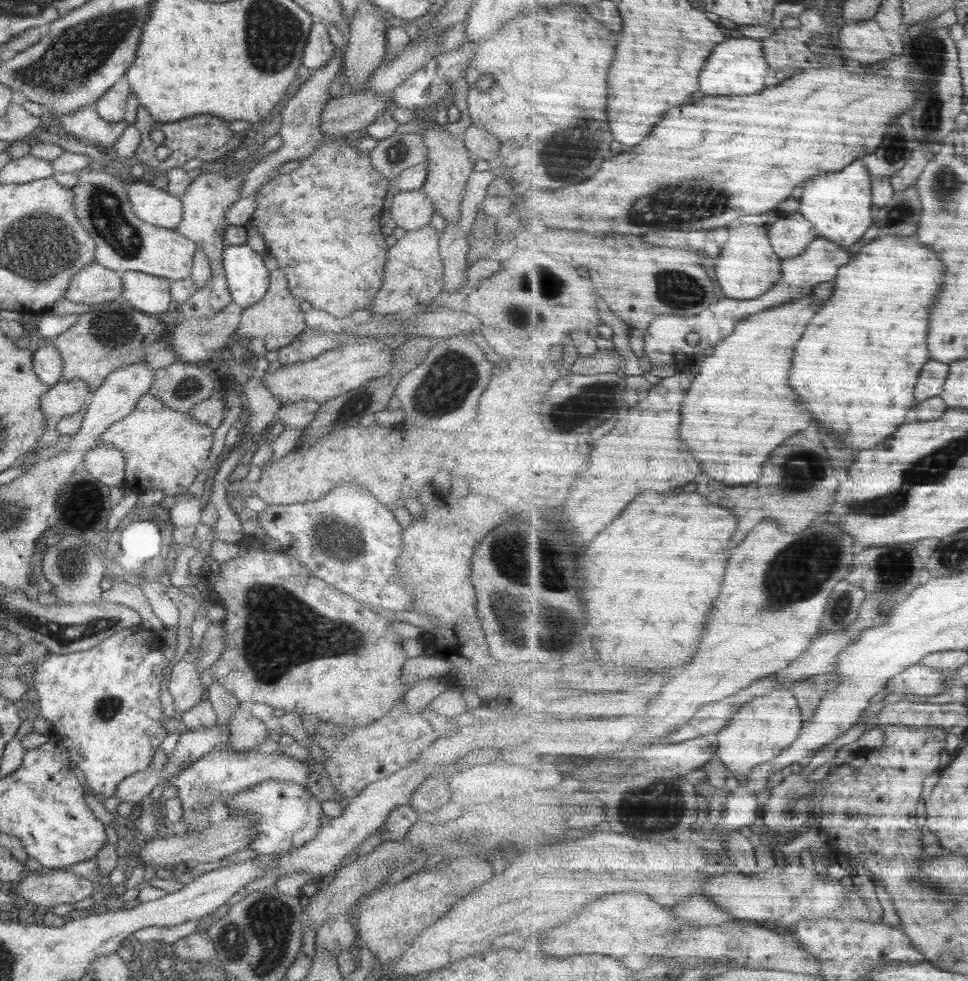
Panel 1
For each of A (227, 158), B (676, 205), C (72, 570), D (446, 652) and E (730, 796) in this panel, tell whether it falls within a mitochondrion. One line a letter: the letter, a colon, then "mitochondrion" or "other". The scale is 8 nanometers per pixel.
A: other
B: mitochondrion
C: mitochondrion
D: other
E: other

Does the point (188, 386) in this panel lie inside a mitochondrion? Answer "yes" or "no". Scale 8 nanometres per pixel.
yes

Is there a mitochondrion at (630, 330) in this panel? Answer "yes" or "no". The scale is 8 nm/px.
no

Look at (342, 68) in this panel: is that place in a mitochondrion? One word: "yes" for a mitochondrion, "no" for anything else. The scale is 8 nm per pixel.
no

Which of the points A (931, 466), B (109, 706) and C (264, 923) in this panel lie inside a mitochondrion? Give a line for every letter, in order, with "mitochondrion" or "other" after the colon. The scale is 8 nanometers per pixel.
A: mitochondrion
B: mitochondrion
C: mitochondrion

